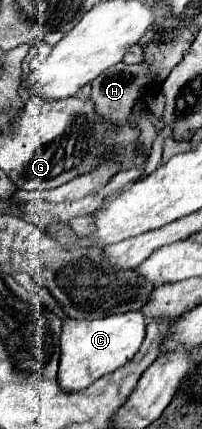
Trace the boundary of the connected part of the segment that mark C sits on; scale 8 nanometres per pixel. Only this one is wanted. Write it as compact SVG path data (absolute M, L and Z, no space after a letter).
M141 311L109 315L101 319L65 319L61 331L61 361L57 383L65 393L83 391L99 377L113 373L135 357L145 339L145 317Z

